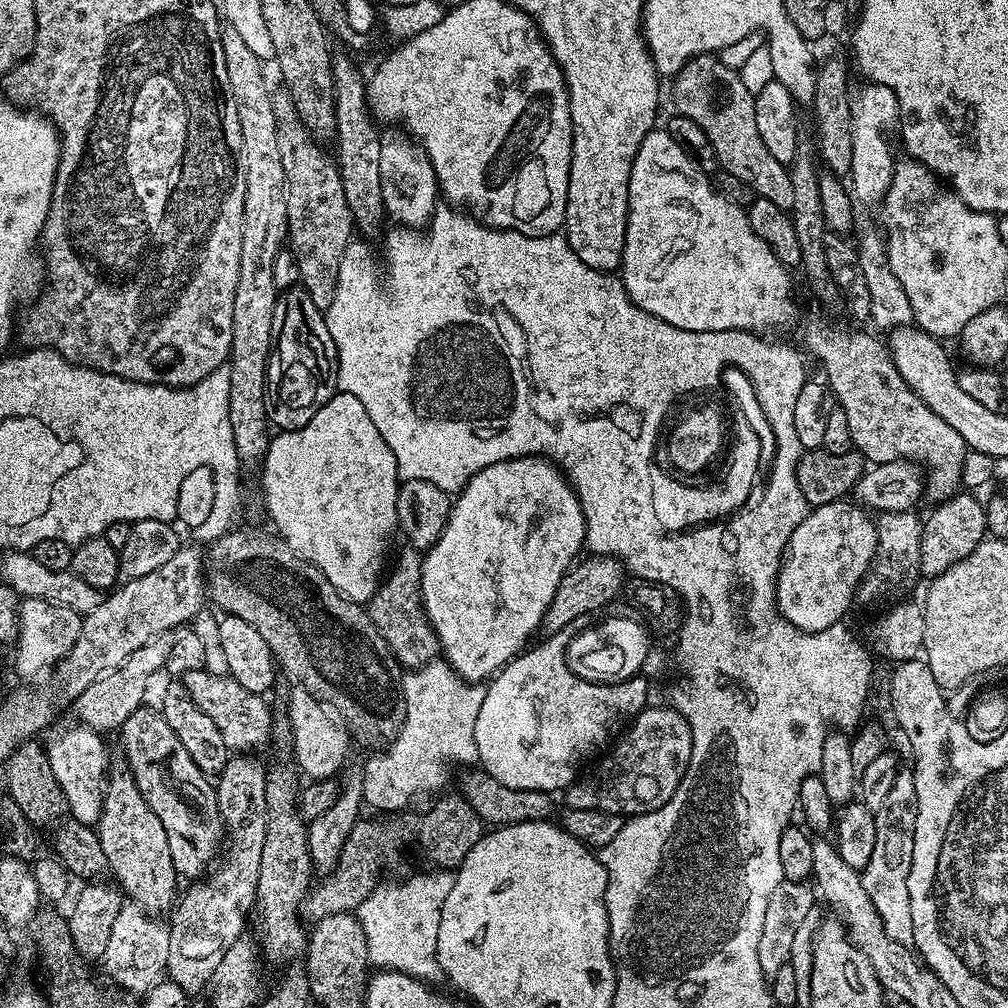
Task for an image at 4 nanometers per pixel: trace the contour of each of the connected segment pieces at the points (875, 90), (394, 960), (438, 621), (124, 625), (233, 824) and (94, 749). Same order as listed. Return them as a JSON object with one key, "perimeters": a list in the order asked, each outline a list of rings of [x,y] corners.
{"perimeters":[[[[871,82],[863,85],[860,93],[851,97],[852,102],[852,151],[850,153],[850,170],[848,176],[852,193],[852,209],[856,211],[854,225],[854,243],[860,254],[860,269],[866,278],[866,286],[870,289],[871,323],[880,328],[895,330],[907,328],[913,323],[910,298],[906,298],[906,290],[902,290],[902,282],[894,278],[894,270],[890,270],[888,246],[884,242],[884,233],[877,220],[880,203],[884,201],[886,190],[890,190],[892,175],[896,169],[897,157],[892,156],[892,144],[888,141],[888,131],[898,124],[900,107],[894,90],[885,84]]],[[[449,871],[424,872],[401,884],[377,884],[354,913],[362,930],[366,930],[369,961],[378,964],[379,969],[405,972],[415,980],[432,982],[435,976],[439,977],[440,964],[436,961],[438,922],[442,922],[442,906],[455,881],[455,875]]],[[[519,456],[513,460],[494,462],[494,466],[486,466],[466,487],[460,489],[458,495],[452,502],[452,513],[448,515],[446,526],[442,534],[435,540],[431,548],[423,553],[420,562],[420,600],[424,604],[424,614],[428,622],[440,639],[440,650],[443,659],[449,668],[460,677],[461,680],[469,682],[484,682],[496,675],[505,664],[520,655],[529,645],[528,639],[535,634],[544,623],[546,610],[552,604],[554,594],[558,590],[558,582],[568,573],[569,568],[577,563],[582,549],[585,547],[584,531],[586,522],[582,514],[580,499],[576,497],[576,491],[568,483],[567,476],[556,467],[550,460],[543,456]]],[[[182,546],[178,554],[174,554],[174,558],[170,558],[170,562],[165,562],[160,569],[154,570],[154,574],[125,579],[101,599],[98,610],[83,617],[84,625],[78,634],[78,642],[74,642],[74,646],[56,665],[55,675],[64,679],[60,688],[65,698],[68,702],[75,702],[90,682],[122,666],[134,650],[146,646],[146,642],[154,637],[192,622],[205,604],[206,560],[200,557],[196,548]]],[[[244,754],[229,755],[214,784],[216,804],[226,829],[224,865],[203,882],[193,883],[196,885],[185,896],[183,893],[179,897],[171,913],[170,958],[166,976],[189,994],[203,993],[207,989],[214,970],[218,970],[218,962],[226,958],[226,950],[245,935],[244,923],[247,920],[249,923],[250,913],[256,907],[258,870],[262,867],[262,842],[266,842],[268,821],[266,772],[248,758]]],[[[75,727],[46,744],[48,761],[50,770],[54,770],[54,778],[58,778],[58,786],[62,786],[62,794],[66,794],[71,819],[96,826],[100,823],[104,785],[110,771],[108,752],[104,749],[105,737],[93,732],[91,728]]]]}

